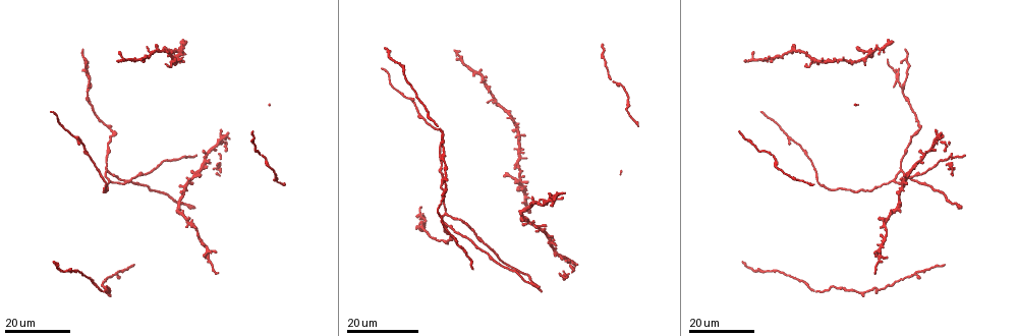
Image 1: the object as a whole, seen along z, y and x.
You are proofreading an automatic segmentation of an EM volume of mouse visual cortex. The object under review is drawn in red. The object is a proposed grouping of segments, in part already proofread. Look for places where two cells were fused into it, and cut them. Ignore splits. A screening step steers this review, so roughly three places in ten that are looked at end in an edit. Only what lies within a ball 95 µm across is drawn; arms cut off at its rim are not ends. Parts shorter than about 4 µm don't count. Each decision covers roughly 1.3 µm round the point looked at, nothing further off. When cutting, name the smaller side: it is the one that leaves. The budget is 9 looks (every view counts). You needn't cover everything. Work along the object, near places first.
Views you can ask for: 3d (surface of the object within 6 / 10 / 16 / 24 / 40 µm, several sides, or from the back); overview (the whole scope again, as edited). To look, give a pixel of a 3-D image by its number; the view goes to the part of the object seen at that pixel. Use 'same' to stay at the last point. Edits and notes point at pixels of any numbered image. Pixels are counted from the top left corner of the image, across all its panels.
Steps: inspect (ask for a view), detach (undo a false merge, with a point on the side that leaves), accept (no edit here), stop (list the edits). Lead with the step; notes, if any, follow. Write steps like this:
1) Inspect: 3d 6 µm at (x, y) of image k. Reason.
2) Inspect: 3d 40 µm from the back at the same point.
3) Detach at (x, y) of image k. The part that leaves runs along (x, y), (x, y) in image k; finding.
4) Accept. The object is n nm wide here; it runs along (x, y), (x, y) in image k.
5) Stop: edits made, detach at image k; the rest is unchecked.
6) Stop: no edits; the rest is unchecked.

Inspect: 3d 16 µm at (527, 276) of image 1.

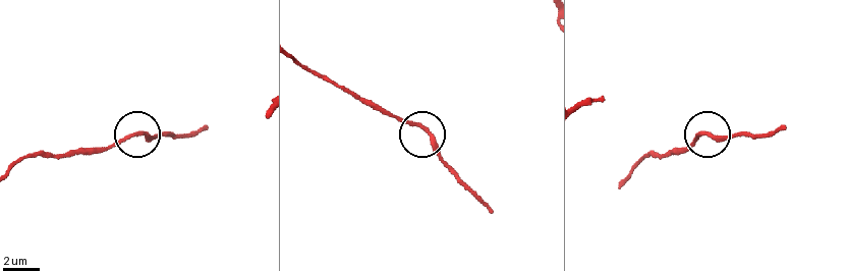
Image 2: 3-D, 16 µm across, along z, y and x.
Inspect: 3d 6 µm at (144, 134) of image 2. Closer look.

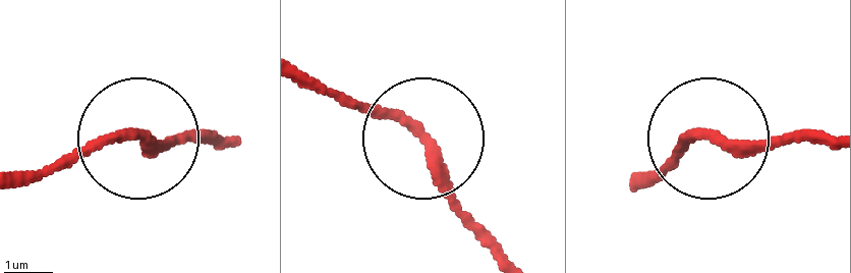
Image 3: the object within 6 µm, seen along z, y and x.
Accept. It runs along (637, 188), (694, 140), (807, 140) in image 3; continuous, no second cell.

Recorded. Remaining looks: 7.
Inspect: 3d 24 µm at (107, 170) of image 1. Three-way junction.

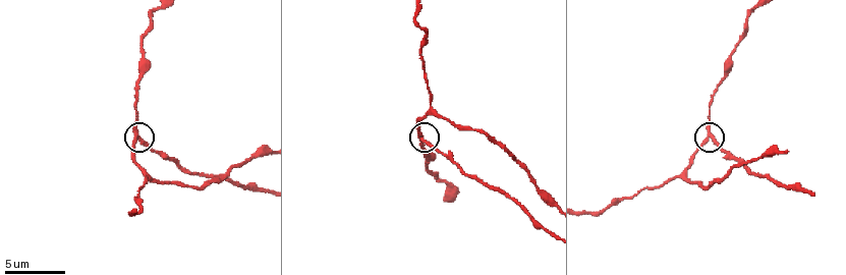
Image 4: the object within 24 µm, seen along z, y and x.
Inspect: 3d 6 µm at (428, 143) of image 4.

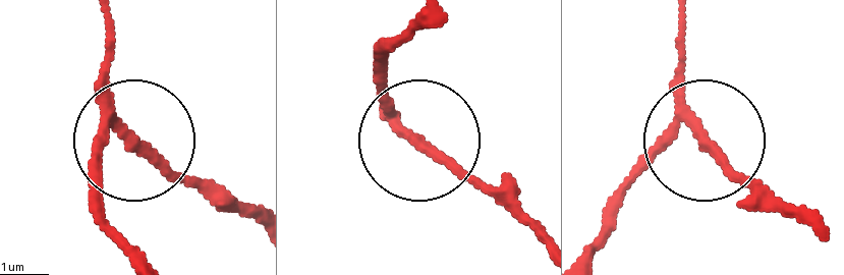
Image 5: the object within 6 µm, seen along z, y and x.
Detach at (156, 155) of image 5. The object is 190 nm wide here; two cells meet here.

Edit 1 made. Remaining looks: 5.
Inspect: 3d 16 µm at (519, 219) of image 1. A fork.

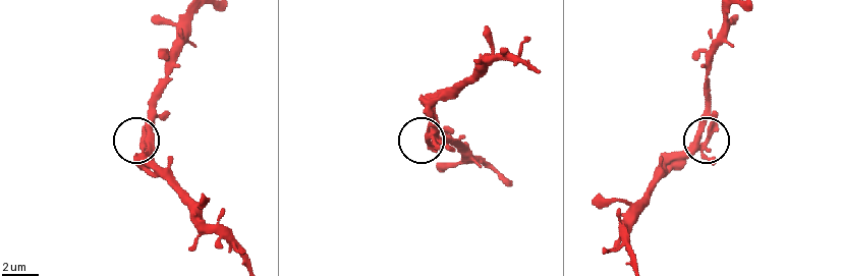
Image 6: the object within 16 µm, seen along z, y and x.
Inspect: 3d 10 µm at (427, 134) of image 6.

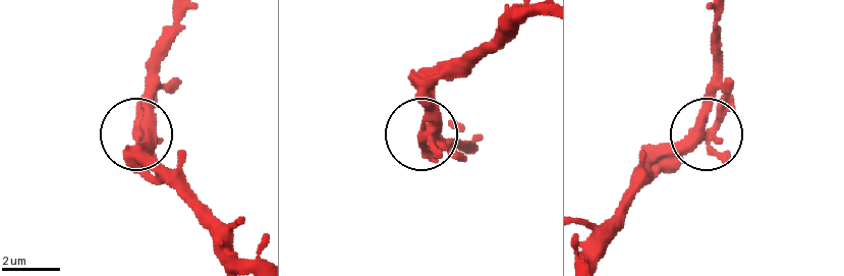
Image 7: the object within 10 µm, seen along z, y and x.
Inspect: 3d 10 µm from the back at (423, 132) of image 7. From behind.

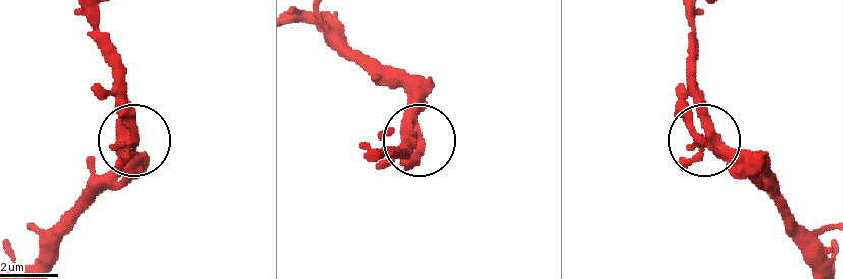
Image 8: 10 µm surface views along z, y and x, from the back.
Accept. The object is 340 nm wide here; one cell here.

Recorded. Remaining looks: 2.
Inspect: 3d 24 µm at (424, 222) of image 1. Three-way junction.

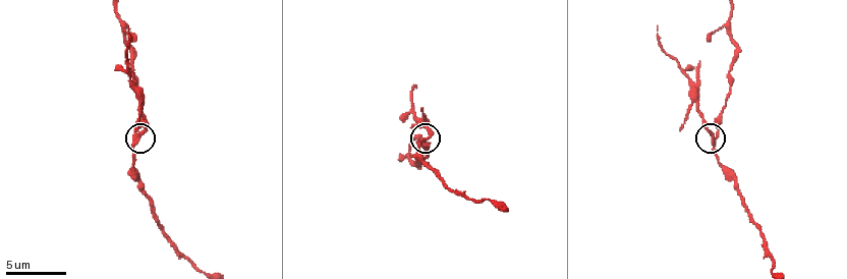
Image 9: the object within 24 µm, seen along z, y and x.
Inspect: 3d 10 µm at (710, 132) of image 9. Zoom in.

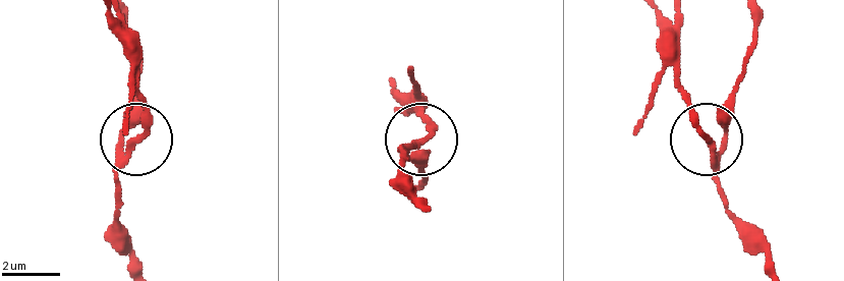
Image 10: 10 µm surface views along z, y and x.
Detach at (427, 129) of image 10. The object is 240 nm wide here; the part that leaves runs along (124, 156), (141, 128), (144, 107), (136, 41), (121, 19) in image 10; a second cell is stuck on.

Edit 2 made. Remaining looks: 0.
Stop: edits made, detach at image 5, detach at image 10; the rest is unchecked.

